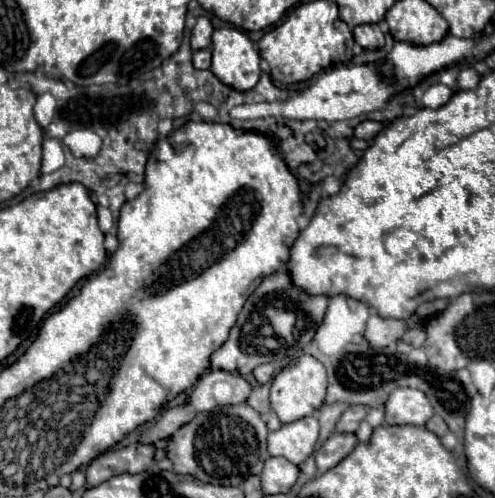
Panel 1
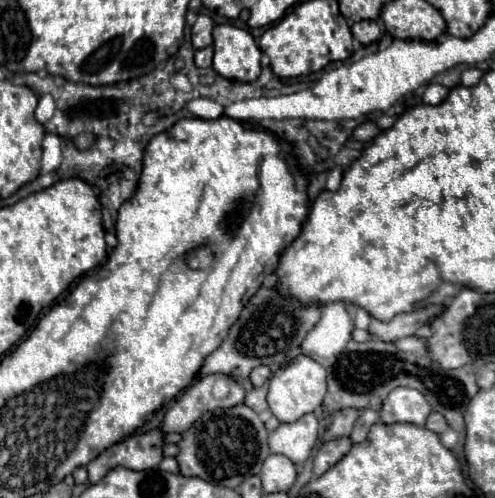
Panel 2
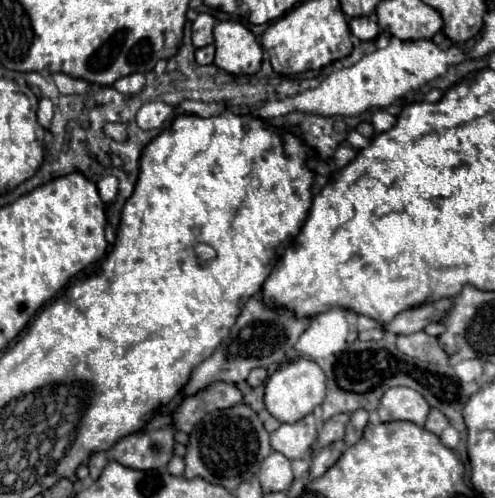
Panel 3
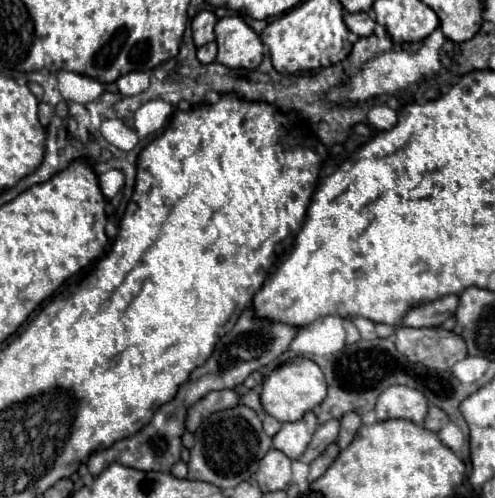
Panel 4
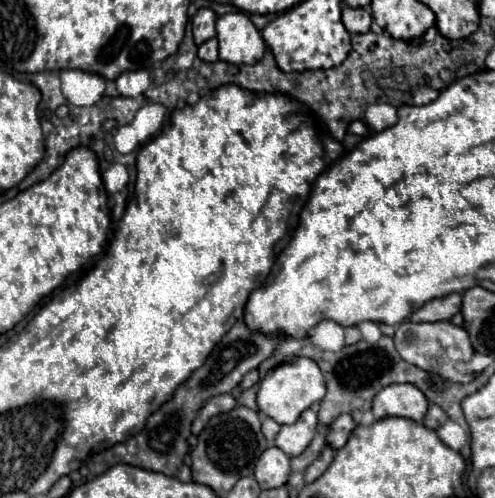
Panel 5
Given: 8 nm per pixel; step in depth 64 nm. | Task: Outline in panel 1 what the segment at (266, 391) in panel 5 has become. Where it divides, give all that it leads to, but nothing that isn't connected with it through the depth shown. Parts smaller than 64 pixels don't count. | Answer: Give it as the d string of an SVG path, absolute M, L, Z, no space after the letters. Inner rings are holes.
M300 356L296 362L280 370L270 386L270 406L280 418L280 422L296 422L304 416L314 414L322 404L326 396L326 372L324 366L314 356Z

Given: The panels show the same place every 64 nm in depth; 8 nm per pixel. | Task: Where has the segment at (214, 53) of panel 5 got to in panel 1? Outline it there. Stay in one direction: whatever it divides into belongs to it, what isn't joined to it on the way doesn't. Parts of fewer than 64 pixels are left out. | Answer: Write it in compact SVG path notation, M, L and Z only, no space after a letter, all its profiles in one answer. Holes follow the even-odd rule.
M208 48L194 52L194 68L210 68L210 60L212 60L212 52Z

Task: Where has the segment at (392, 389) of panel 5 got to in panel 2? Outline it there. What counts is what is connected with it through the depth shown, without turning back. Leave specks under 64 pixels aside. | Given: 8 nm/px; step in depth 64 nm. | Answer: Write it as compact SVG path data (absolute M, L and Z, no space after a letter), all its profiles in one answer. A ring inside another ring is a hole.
M394 388L382 404L380 418L386 424L410 422L416 426L424 426L430 412L432 408L422 392L416 392L414 388Z

